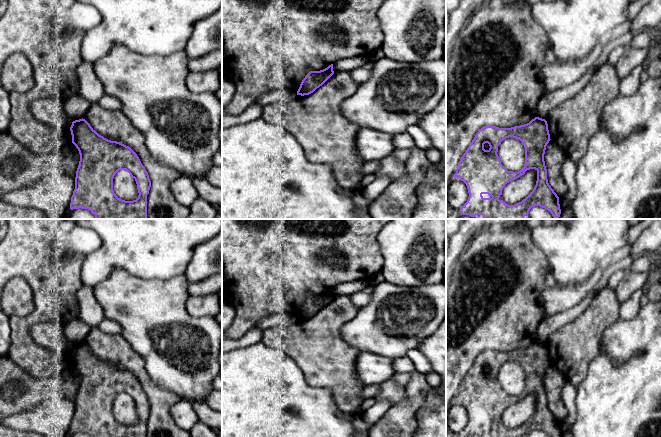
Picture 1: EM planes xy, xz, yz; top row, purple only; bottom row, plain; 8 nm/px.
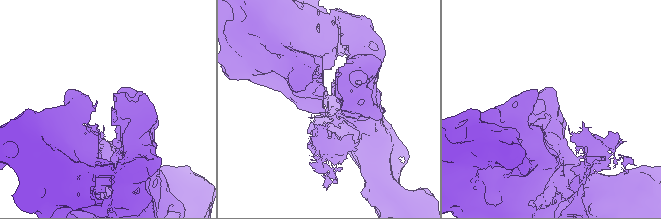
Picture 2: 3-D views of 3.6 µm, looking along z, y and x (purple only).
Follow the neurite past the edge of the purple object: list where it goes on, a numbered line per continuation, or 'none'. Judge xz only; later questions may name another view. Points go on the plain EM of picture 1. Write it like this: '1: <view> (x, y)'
none

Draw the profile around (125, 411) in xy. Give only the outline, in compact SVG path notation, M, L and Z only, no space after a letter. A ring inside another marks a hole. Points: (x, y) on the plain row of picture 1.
M119 394L113 402L113 414L116 420L125 425L138 422L137 408L126 394Z

